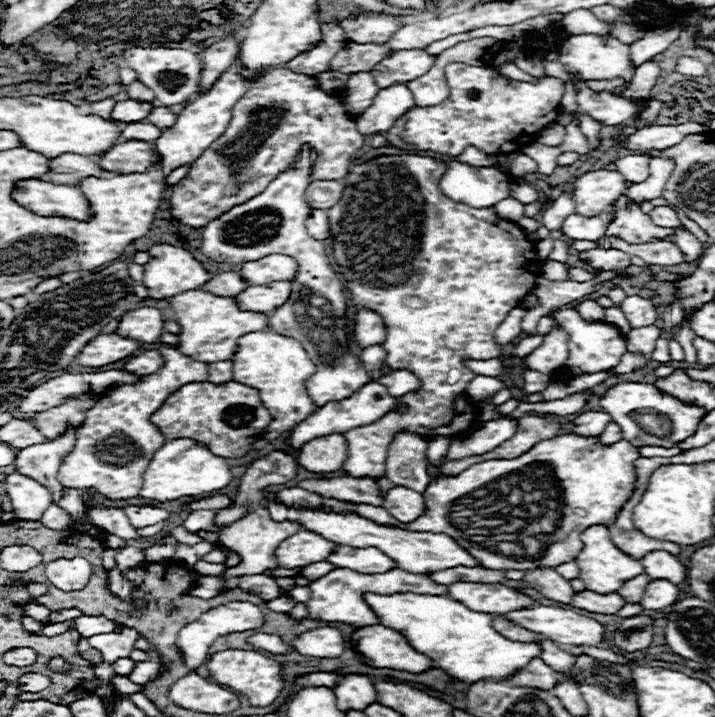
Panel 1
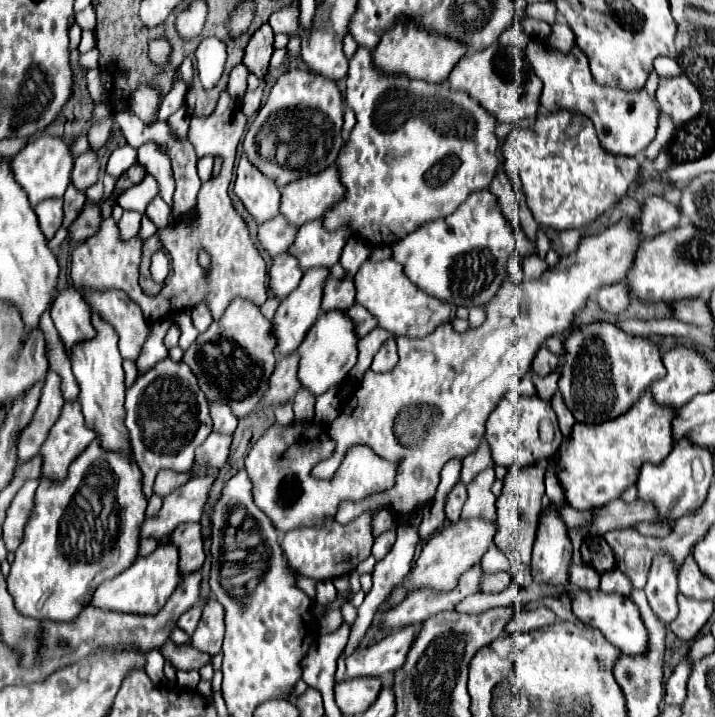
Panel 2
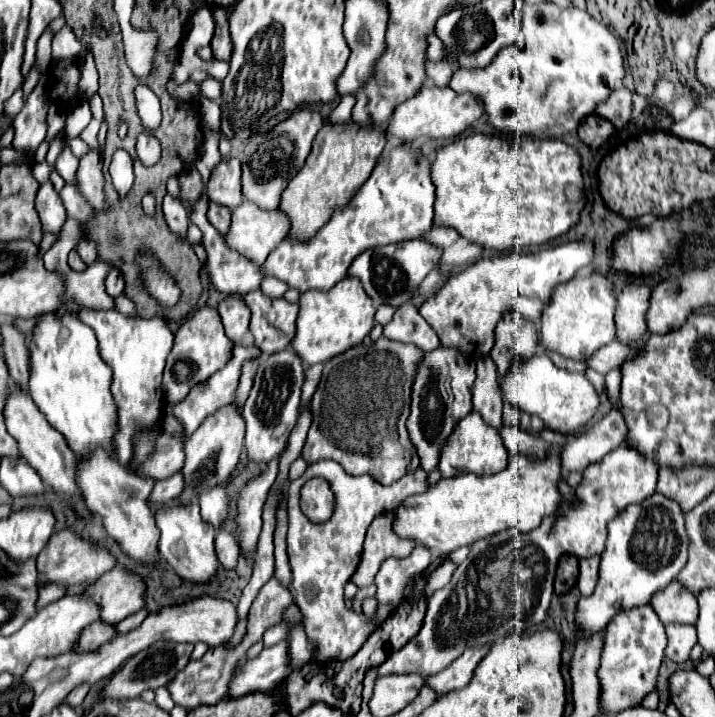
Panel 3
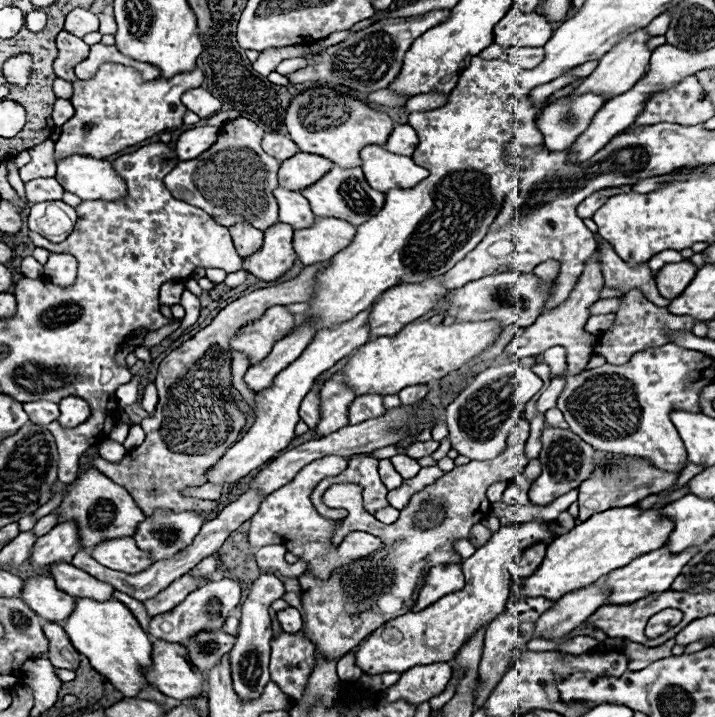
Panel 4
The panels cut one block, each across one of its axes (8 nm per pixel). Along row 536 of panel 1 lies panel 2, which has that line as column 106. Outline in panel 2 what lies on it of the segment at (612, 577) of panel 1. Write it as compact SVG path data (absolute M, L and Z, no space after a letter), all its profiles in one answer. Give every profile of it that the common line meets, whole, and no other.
M164 544L158 546L152 554L144 558L136 558L134 564L118 574L112 580L106 580L94 590L94 596L90 600L90 606L100 608L100 610L112 610L112 612L130 612L130 614L156 614L160 606L170 598L172 590L176 590L180 582L180 572L178 572L178 554L176 546Z

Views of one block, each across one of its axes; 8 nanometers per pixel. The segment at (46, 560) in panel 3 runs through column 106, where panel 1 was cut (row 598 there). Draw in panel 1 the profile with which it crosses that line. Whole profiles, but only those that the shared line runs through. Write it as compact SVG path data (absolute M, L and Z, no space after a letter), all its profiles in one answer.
M534 568L524 574L524 580L542 592L546 598L552 598L562 604L570 604L574 590L568 580L564 580L554 568Z

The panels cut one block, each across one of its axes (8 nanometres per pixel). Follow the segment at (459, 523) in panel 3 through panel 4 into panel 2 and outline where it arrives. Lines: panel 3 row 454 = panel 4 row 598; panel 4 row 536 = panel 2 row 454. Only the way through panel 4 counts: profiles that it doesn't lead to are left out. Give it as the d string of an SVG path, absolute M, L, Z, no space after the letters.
M648 392L624 414L602 424L576 422L570 438L558 450L558 478L564 490L564 500L576 510L592 510L606 502L620 498L620 494L634 486L636 470L644 462L658 464L672 450L672 408L654 406Z

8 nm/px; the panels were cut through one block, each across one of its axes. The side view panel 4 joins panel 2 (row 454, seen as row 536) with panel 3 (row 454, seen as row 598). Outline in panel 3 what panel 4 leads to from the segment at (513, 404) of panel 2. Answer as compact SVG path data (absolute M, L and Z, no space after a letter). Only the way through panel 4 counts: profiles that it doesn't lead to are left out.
M470 412L466 418L462 418L456 424L456 430L452 432L452 438L448 438L444 450L440 450L440 462L438 462L438 470L442 476L458 476L458 474L480 474L480 476L488 476L488 474L496 474L500 470L504 470L504 466L508 464L508 450L498 434L496 428L488 426L478 412Z

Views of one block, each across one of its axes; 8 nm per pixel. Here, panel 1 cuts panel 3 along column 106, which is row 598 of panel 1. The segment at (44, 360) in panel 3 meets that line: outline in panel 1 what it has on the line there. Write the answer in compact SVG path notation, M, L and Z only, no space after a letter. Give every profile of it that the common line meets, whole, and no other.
M414 592L394 596L366 594L366 604L380 616L382 624L406 634L418 652L426 652L426 656L434 660L434 668L440 668L454 680L466 684L474 684L478 680L508 680L540 654L540 646L536 644L514 642L498 634L492 628L490 614L474 612L448 596L426 596Z

